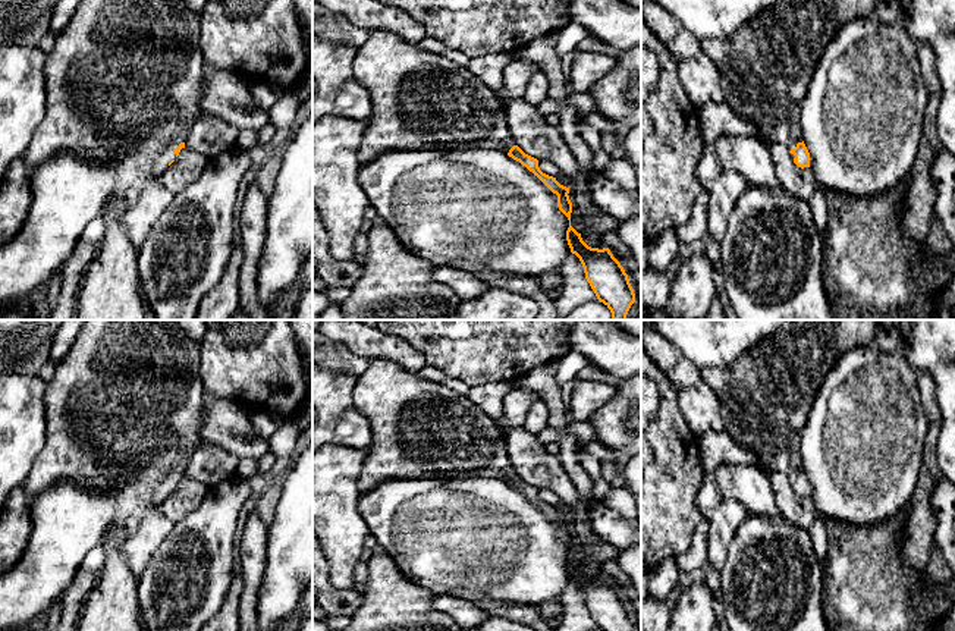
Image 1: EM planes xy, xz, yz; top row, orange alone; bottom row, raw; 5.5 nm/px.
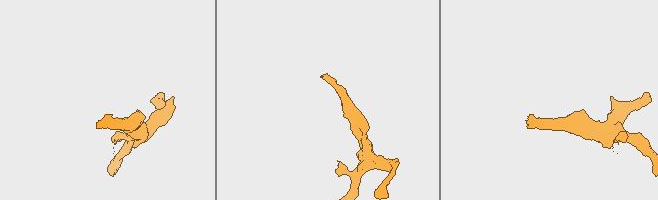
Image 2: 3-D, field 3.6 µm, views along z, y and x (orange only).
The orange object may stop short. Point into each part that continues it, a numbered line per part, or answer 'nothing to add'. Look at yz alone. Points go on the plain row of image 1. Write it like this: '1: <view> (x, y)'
1: yz (766, 394)

